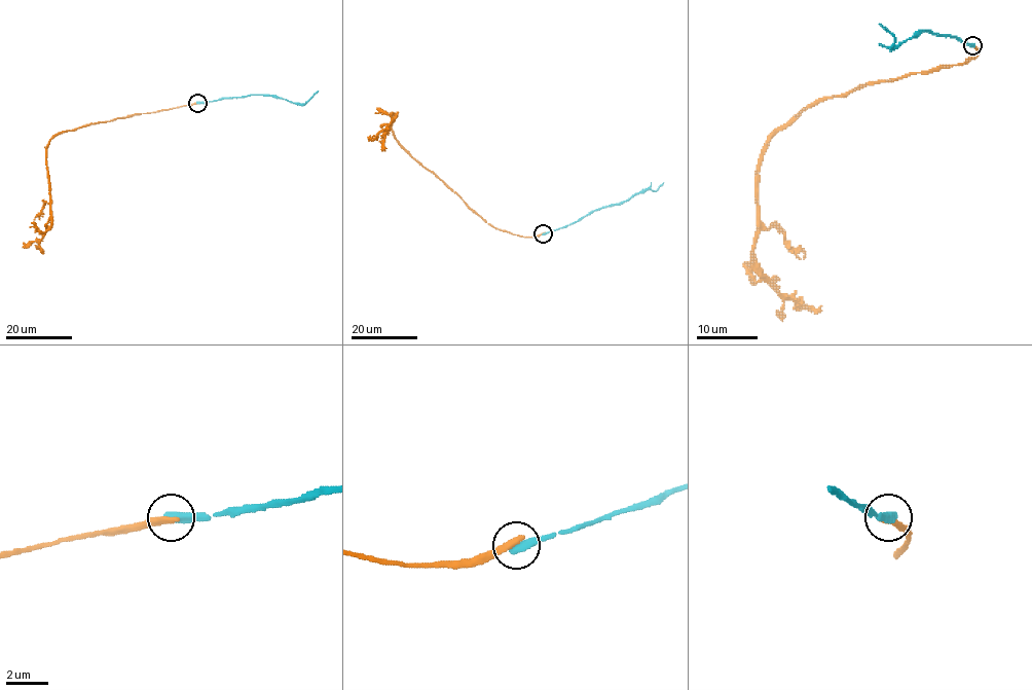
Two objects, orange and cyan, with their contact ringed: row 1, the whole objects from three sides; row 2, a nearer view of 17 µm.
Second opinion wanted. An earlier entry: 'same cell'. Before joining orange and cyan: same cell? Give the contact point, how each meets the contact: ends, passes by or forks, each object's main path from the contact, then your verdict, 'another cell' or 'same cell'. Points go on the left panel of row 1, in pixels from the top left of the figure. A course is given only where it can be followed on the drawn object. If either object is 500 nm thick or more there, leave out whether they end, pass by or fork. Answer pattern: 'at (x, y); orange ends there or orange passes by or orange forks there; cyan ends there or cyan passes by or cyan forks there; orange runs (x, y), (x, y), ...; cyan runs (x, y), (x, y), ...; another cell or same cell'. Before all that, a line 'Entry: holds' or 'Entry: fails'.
Entry: fails
at (197, 103); orange ends there; cyan ends there; orange runs (197, 103), (135, 113), (56, 134), (47, 146), (50, 218), (39, 246); cyan runs (197, 103), (271, 95), (303, 104), (318, 91); another cell

